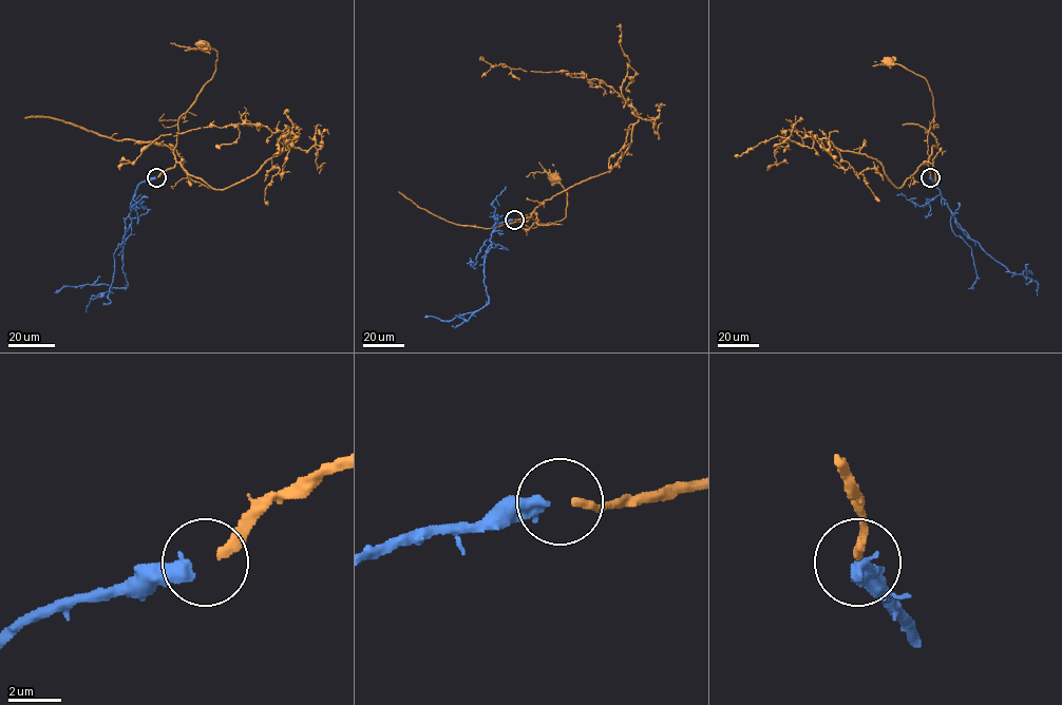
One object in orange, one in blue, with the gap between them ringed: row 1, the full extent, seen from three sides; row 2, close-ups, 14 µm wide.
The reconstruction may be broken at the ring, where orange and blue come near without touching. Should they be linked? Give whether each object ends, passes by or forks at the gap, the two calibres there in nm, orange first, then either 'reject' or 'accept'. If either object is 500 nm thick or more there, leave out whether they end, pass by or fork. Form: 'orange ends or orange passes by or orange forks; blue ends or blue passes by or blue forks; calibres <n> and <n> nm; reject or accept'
calibres 360 and 550 nm; accept

